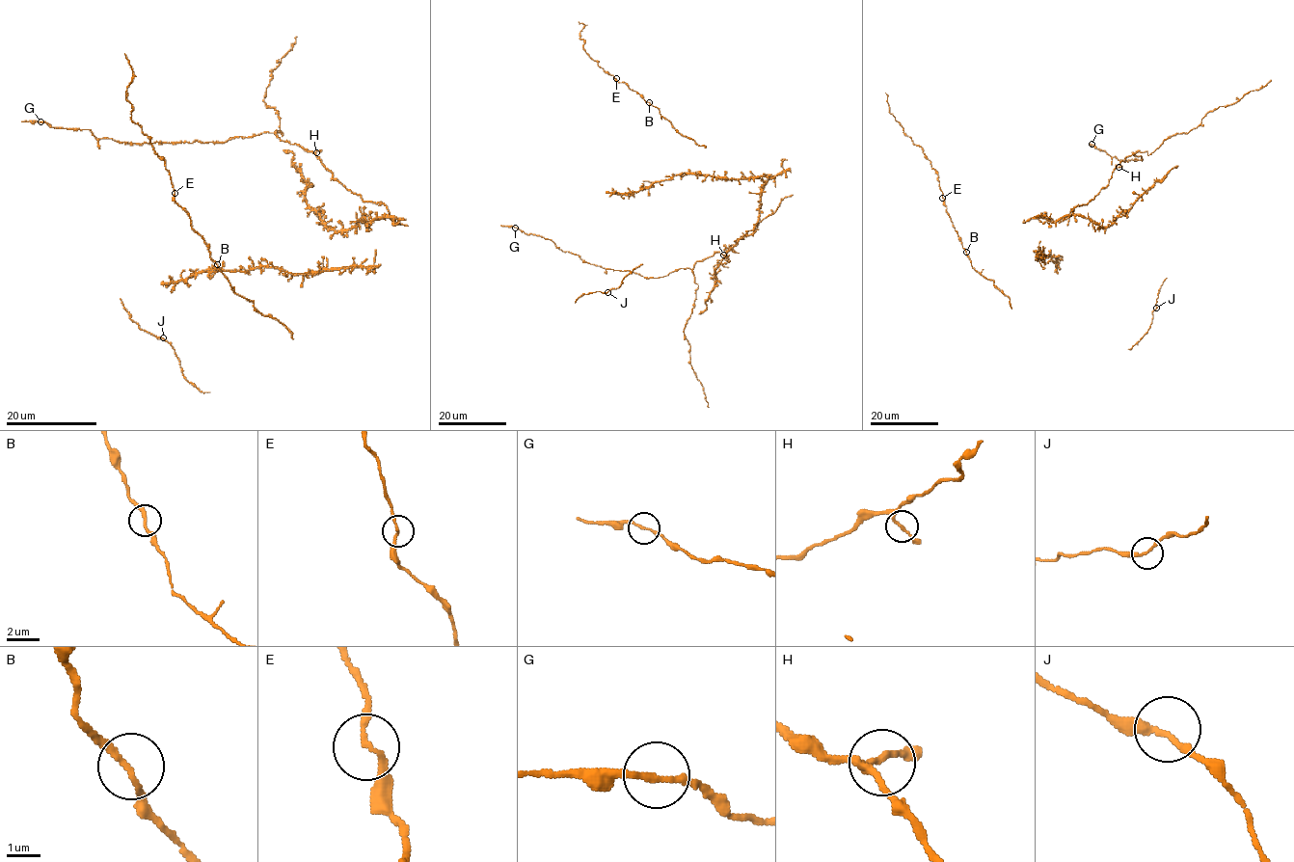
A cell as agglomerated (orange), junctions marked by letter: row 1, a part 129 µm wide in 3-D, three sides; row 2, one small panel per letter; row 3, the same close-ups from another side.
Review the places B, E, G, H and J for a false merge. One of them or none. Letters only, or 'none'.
none

